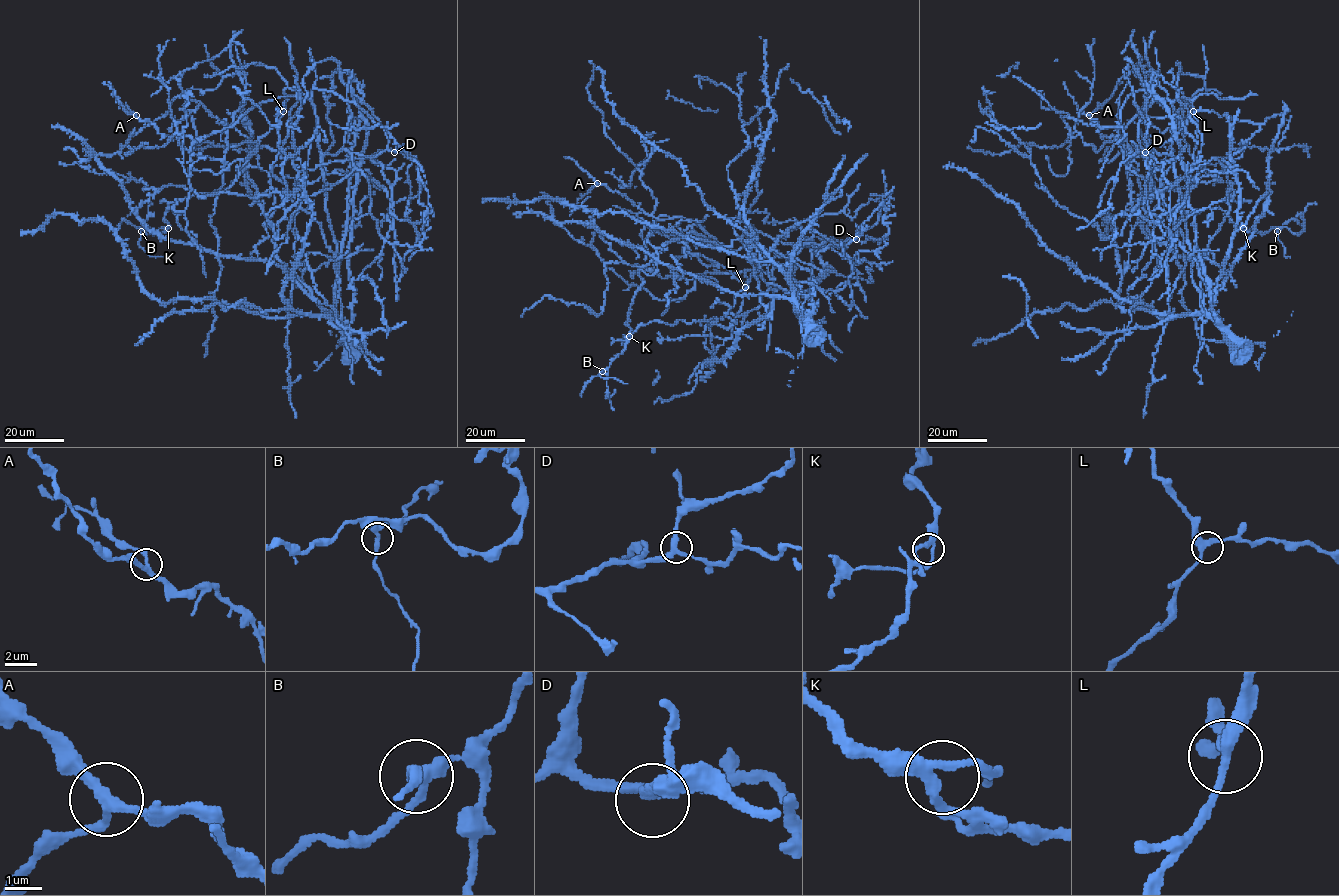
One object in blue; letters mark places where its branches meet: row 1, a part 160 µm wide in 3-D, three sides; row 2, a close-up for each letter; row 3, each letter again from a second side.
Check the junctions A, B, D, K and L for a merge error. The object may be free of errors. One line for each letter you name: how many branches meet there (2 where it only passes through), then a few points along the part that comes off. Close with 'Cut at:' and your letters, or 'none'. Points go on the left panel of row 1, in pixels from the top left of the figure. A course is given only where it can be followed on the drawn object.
B: branches 3; course (141, 231), (138, 243), (142, 248), (151, 256), (166, 258)
Cut at: B

